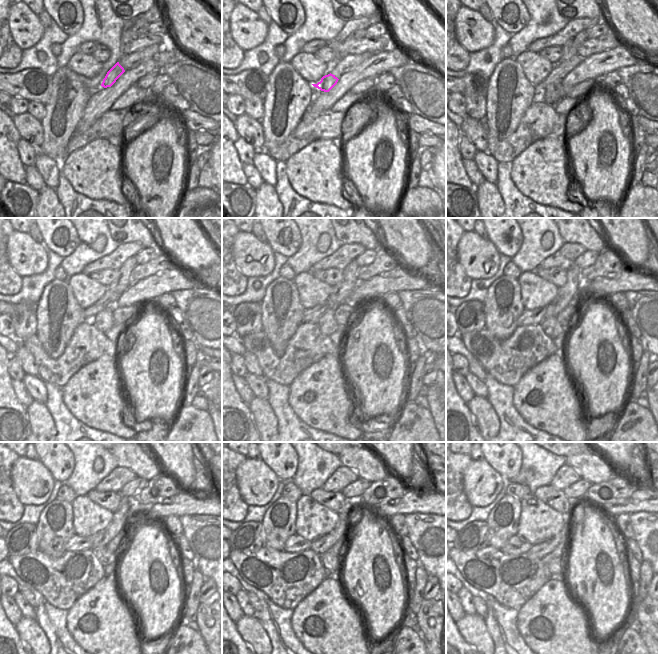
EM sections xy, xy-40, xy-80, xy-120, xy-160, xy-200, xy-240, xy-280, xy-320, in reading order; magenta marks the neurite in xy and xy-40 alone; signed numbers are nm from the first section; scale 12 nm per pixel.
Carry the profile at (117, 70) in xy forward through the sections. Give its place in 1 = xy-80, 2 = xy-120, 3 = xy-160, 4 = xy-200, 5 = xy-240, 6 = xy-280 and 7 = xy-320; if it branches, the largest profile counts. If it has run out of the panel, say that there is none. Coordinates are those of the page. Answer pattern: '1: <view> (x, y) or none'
1: xy-80 (553, 93)
2: xy-120 (103, 320)
3: xy-160 (326, 322)
4: xy-200 (551, 327)
5: xy-240 (105, 557)
6: xy-280 (330, 562)
7: xy-320 (555, 566)

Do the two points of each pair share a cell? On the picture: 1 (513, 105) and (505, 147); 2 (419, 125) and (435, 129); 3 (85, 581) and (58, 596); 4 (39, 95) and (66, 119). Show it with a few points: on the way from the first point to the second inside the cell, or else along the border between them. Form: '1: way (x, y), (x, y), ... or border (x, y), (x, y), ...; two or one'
1: border (521, 118), (503, 139), (487, 129); two
2: way (423, 125), (431, 127); one
3: way (78, 581), (73, 581), (65, 589); one
4: border (52, 78), (51, 95), (44, 105); two

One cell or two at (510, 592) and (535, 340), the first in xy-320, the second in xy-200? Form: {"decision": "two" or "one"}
{"decision": "one"}

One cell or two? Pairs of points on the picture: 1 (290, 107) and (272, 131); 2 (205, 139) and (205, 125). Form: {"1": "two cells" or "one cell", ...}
{"1": "one cell", "2": "two cells"}

